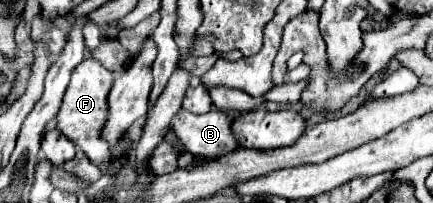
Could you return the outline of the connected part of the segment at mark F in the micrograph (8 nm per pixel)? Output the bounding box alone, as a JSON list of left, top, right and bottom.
[55,58,131,166]

